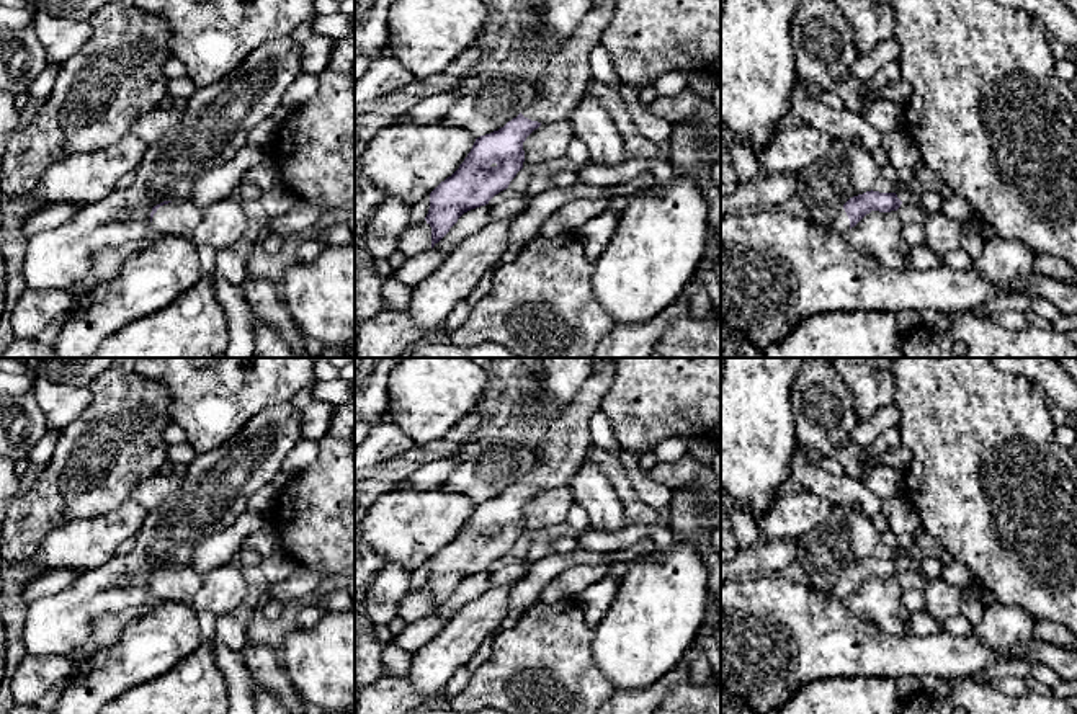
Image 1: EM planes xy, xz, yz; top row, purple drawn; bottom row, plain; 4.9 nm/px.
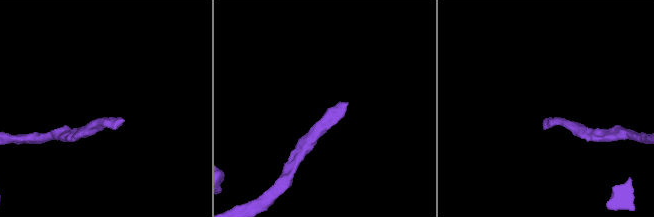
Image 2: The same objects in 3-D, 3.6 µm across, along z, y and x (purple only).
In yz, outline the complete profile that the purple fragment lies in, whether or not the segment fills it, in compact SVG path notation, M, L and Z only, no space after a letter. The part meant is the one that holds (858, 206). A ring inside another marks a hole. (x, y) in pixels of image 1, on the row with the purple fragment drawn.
M866 191L850 198L832 224L832 230L845 232L855 227L871 211L891 212L900 208L902 201L896 193Z

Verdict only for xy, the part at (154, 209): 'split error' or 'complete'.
split error

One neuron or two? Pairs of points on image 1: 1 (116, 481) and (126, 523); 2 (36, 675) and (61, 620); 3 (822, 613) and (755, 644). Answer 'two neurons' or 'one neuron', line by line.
1: two neurons
2: two neurons
3: one neuron

